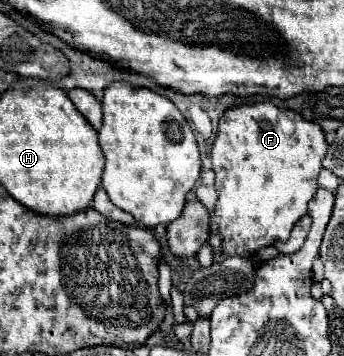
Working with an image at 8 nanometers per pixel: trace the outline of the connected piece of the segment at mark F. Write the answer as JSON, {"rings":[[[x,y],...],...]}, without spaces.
{"rings":[[[254,103],[228,109],[220,117],[218,137],[212,145],[212,163],[216,173],[218,203],[210,221],[210,237],[214,263],[226,257],[250,257],[262,247],[270,247],[274,241],[286,241],[292,227],[308,213],[308,201],[314,197],[318,185],[318,173],[326,155],[324,131],[318,123],[302,119],[292,110],[276,107],[272,103]]]}

